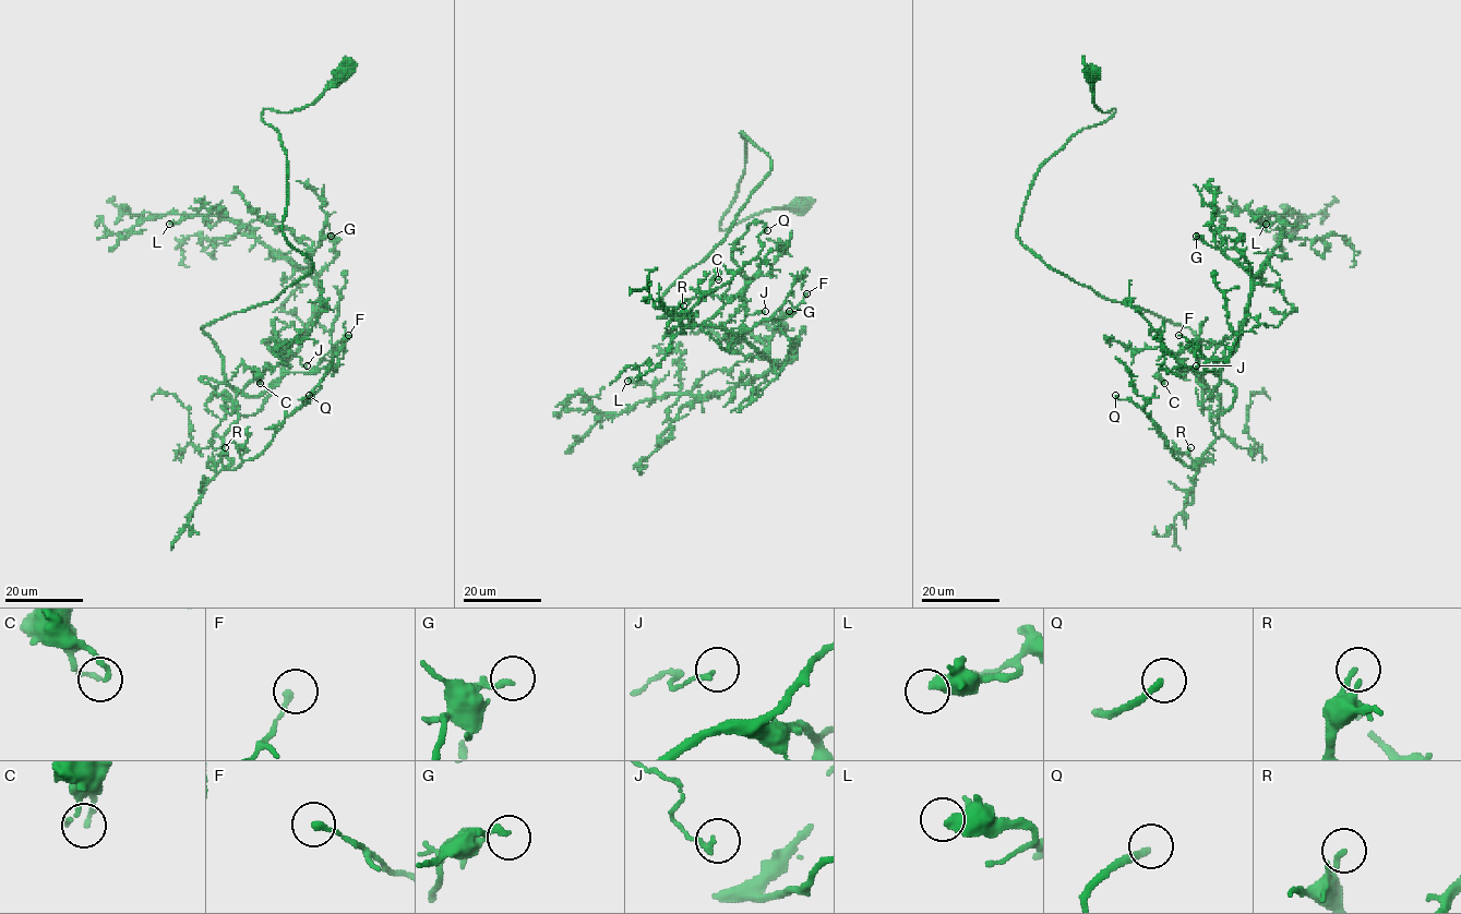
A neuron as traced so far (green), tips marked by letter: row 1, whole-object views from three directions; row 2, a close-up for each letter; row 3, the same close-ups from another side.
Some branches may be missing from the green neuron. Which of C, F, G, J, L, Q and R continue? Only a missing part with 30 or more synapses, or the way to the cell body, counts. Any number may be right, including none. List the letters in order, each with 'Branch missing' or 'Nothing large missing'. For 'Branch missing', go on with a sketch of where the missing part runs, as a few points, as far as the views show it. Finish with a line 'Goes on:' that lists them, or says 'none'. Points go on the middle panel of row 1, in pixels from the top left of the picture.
C: Nothing large missing
F: Nothing large missing
G: Nothing large missing
J: Nothing large missing
L: Nothing large missing
Q: Branch missing
R: Nothing large missing
Goes on: Q

